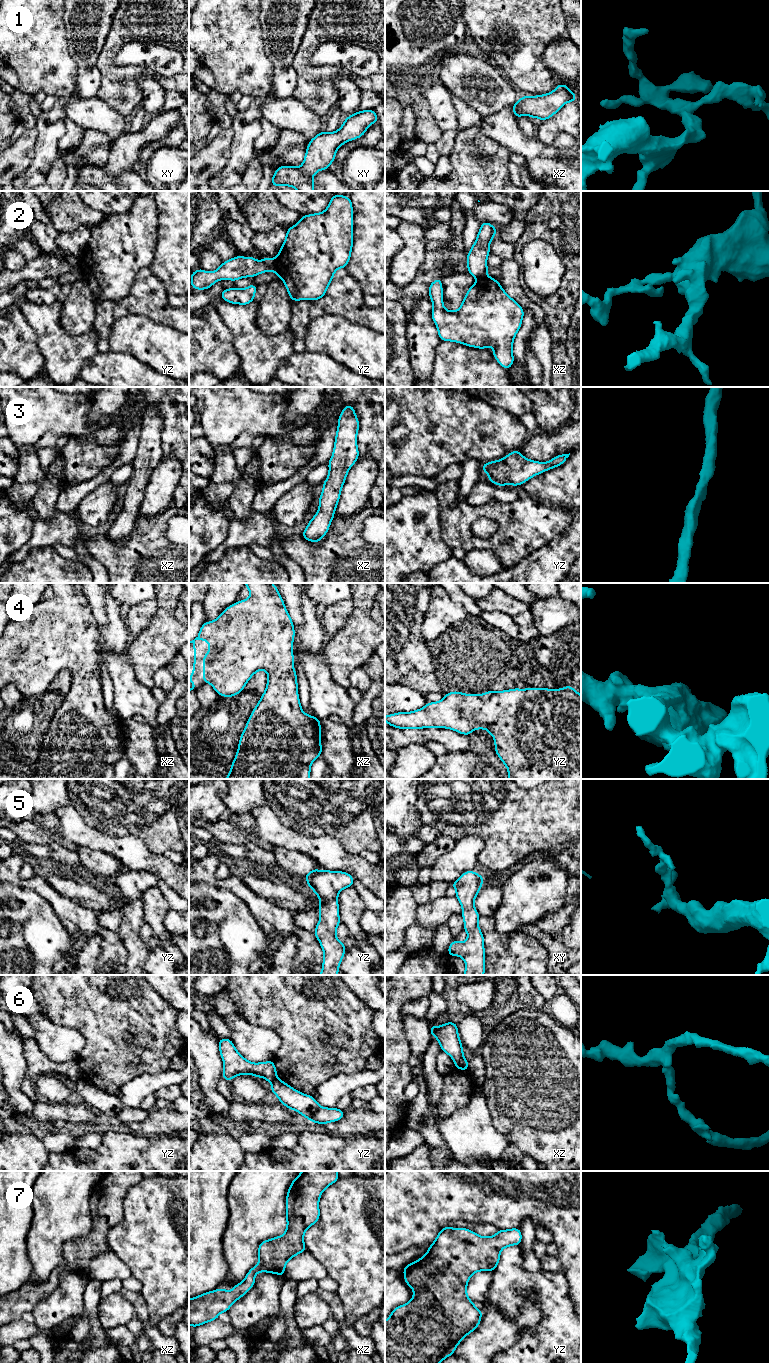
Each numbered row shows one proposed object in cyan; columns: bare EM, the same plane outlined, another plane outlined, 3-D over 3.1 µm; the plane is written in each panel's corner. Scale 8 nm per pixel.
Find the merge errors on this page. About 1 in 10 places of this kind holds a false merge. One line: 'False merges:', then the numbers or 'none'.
False merges: 2, 6

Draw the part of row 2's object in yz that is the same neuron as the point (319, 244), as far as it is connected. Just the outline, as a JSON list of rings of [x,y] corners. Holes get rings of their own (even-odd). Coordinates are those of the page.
[[[333,195],[323,212],[302,216],[296,225],[287,230],[285,241],[275,258],[274,272],[283,280],[292,301],[319,300],[327,292],[335,271],[347,267],[352,246],[353,208],[351,199],[343,195]]]

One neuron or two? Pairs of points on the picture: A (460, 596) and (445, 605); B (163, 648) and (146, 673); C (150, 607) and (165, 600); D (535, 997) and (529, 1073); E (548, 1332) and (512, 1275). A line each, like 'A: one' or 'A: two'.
A: two
B: one
C: two
D: two
E: one

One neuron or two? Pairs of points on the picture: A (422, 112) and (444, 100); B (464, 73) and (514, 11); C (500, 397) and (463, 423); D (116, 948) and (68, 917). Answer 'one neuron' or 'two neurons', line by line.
A: two neurons
B: two neurons
C: two neurons
D: one neuron

